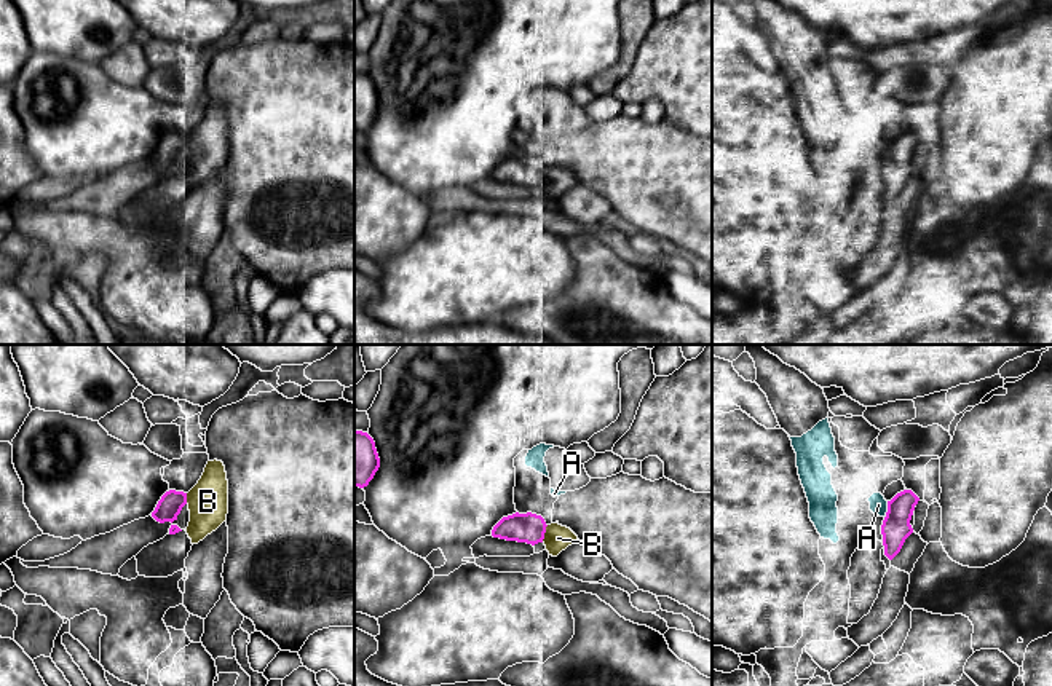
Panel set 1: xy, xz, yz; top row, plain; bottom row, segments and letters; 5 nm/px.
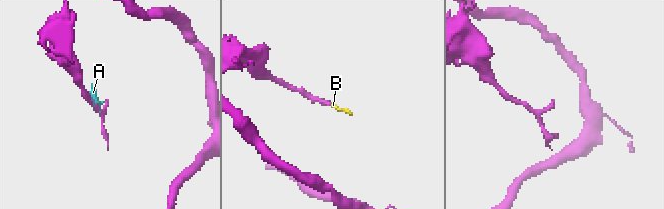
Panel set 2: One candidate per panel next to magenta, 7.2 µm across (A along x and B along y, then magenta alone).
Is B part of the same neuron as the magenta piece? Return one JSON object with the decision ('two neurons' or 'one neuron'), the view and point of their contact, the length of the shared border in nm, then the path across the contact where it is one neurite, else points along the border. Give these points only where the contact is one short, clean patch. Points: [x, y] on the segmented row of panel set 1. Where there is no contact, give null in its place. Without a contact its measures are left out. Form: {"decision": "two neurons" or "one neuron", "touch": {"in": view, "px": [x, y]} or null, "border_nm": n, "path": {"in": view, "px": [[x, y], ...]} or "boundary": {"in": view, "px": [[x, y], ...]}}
{"decision": "one neuron", "touch": {"in": "xz", "px": [545, 532]}, "border_nm": 90}

